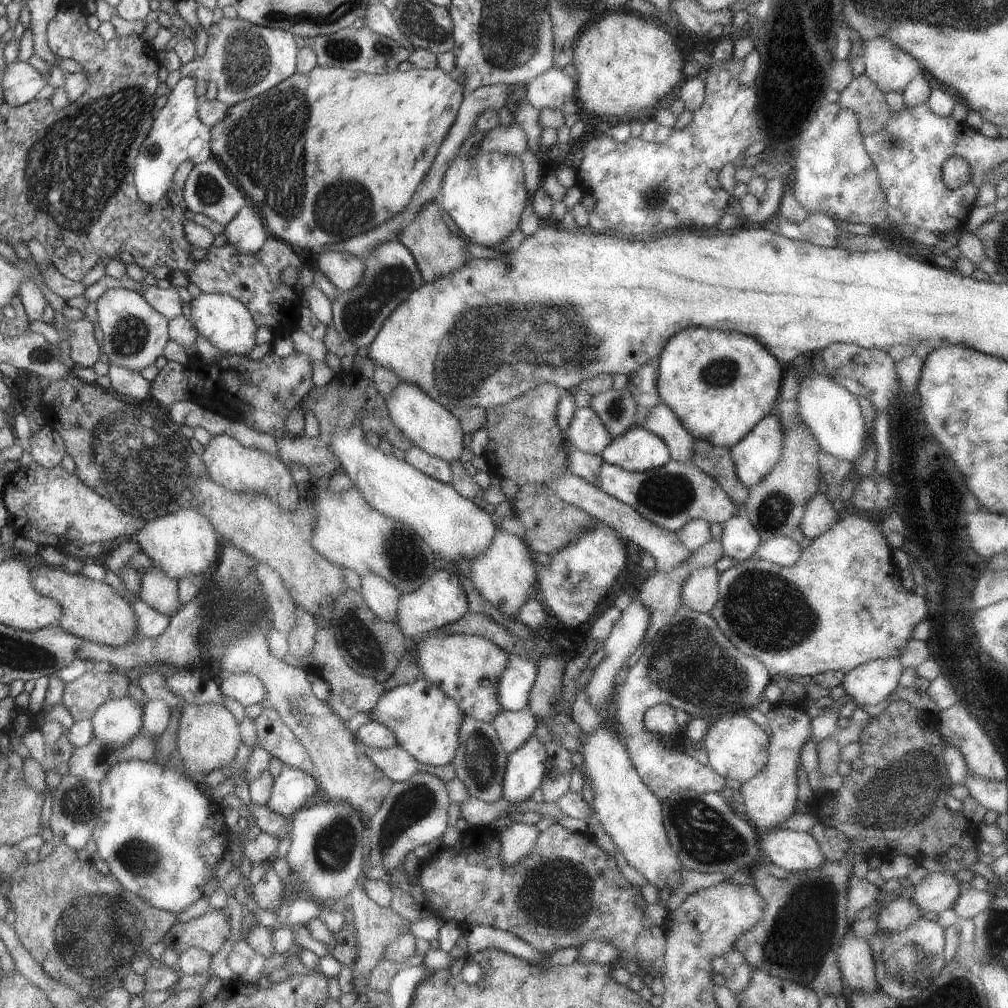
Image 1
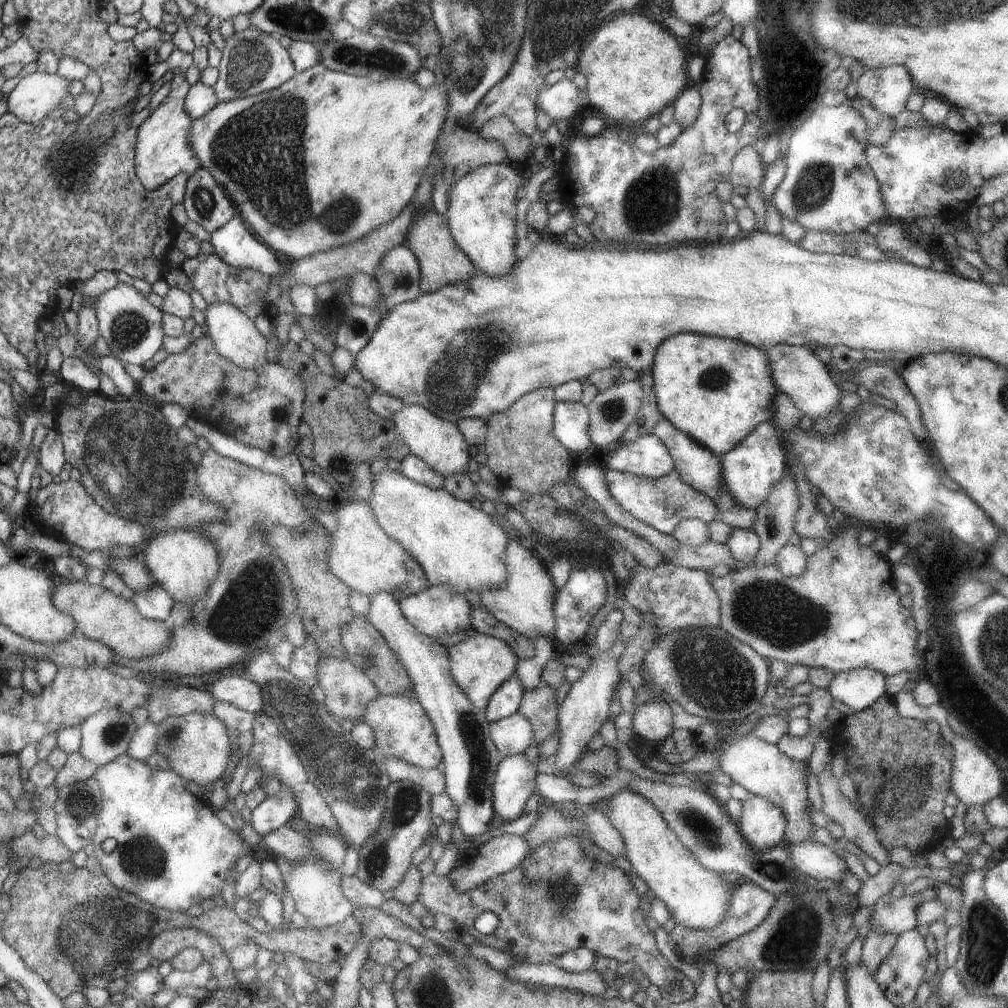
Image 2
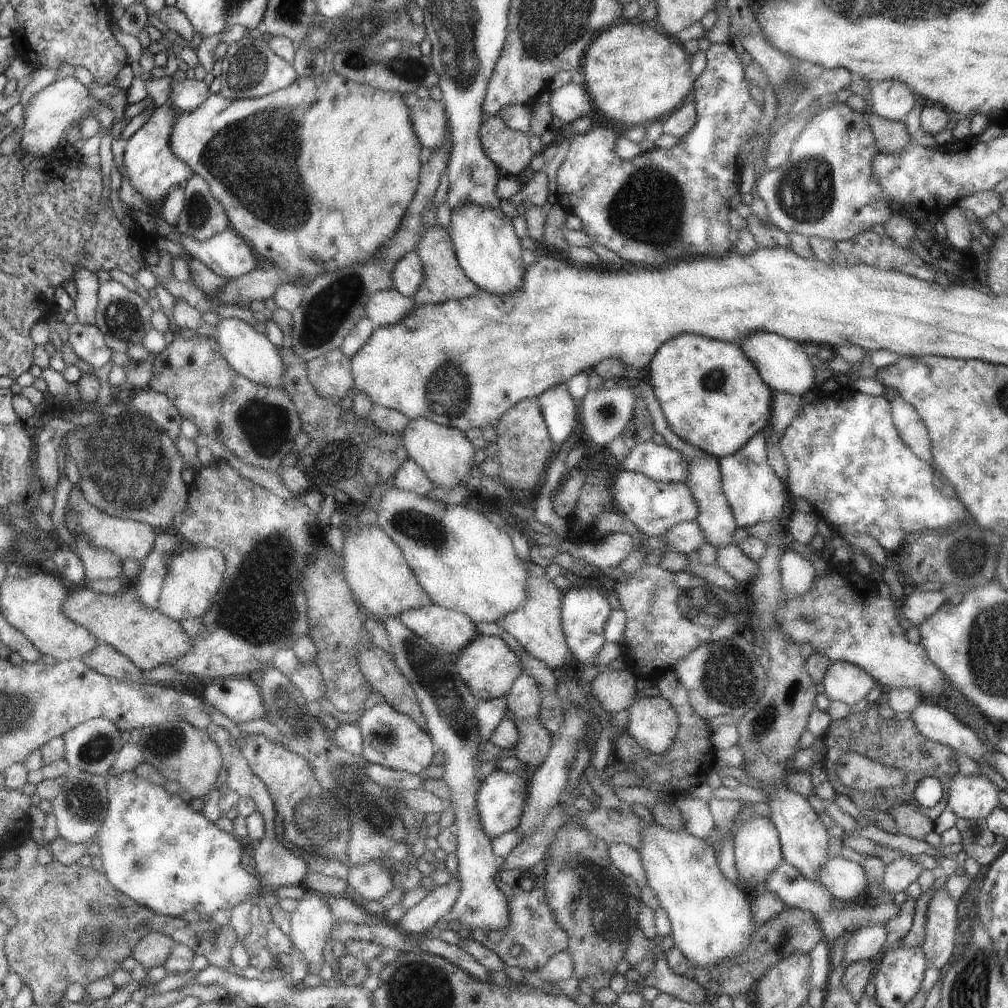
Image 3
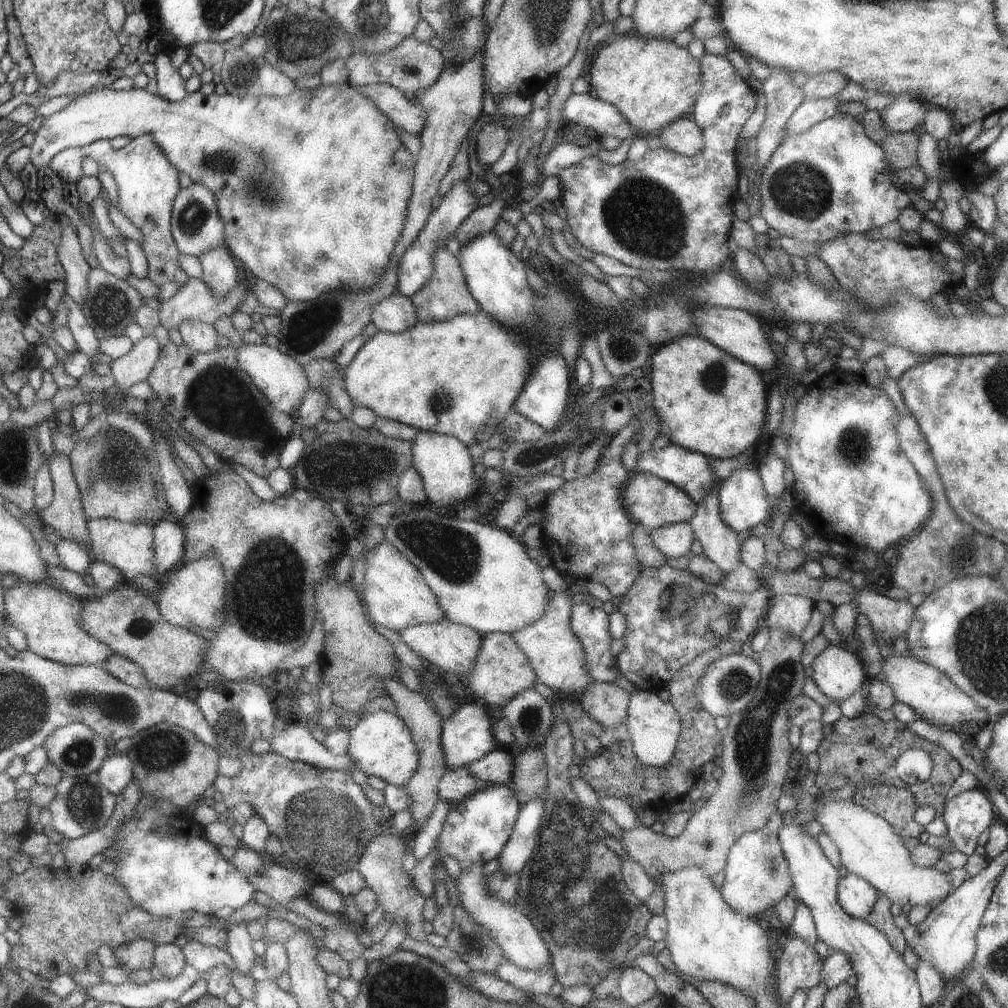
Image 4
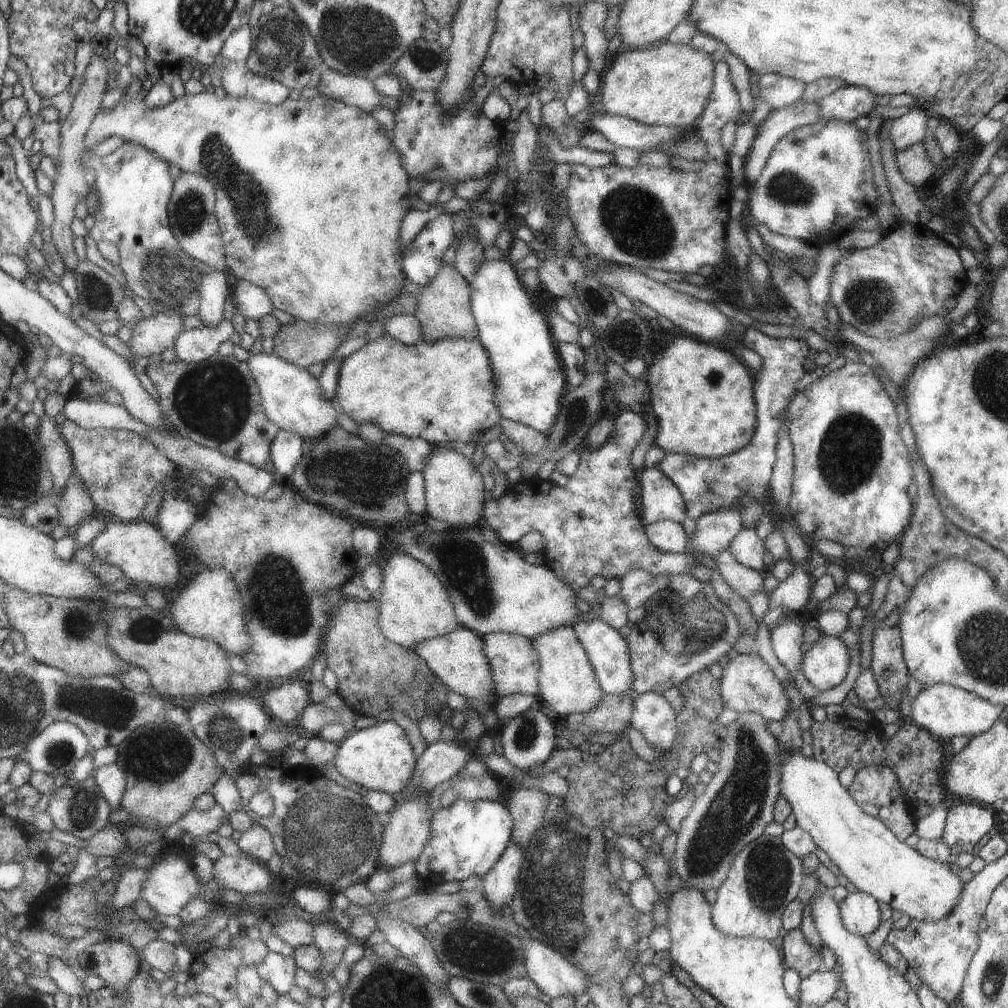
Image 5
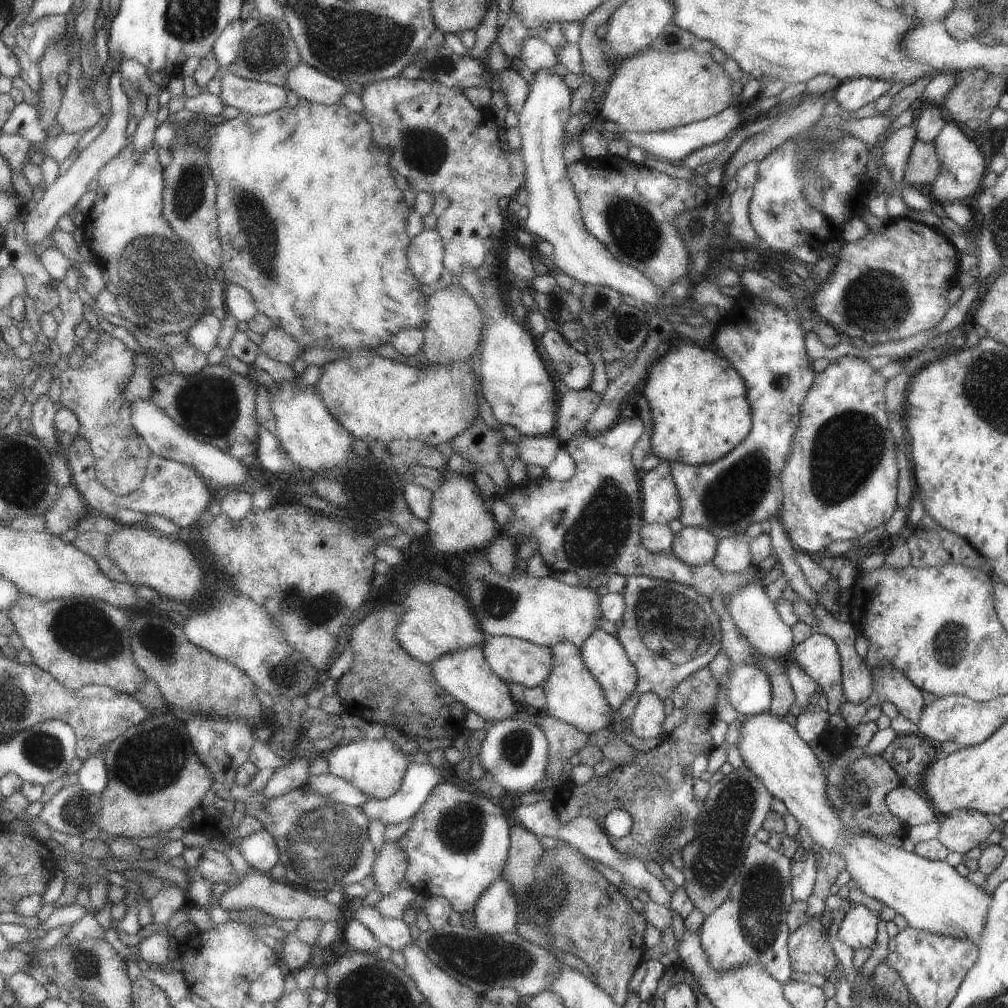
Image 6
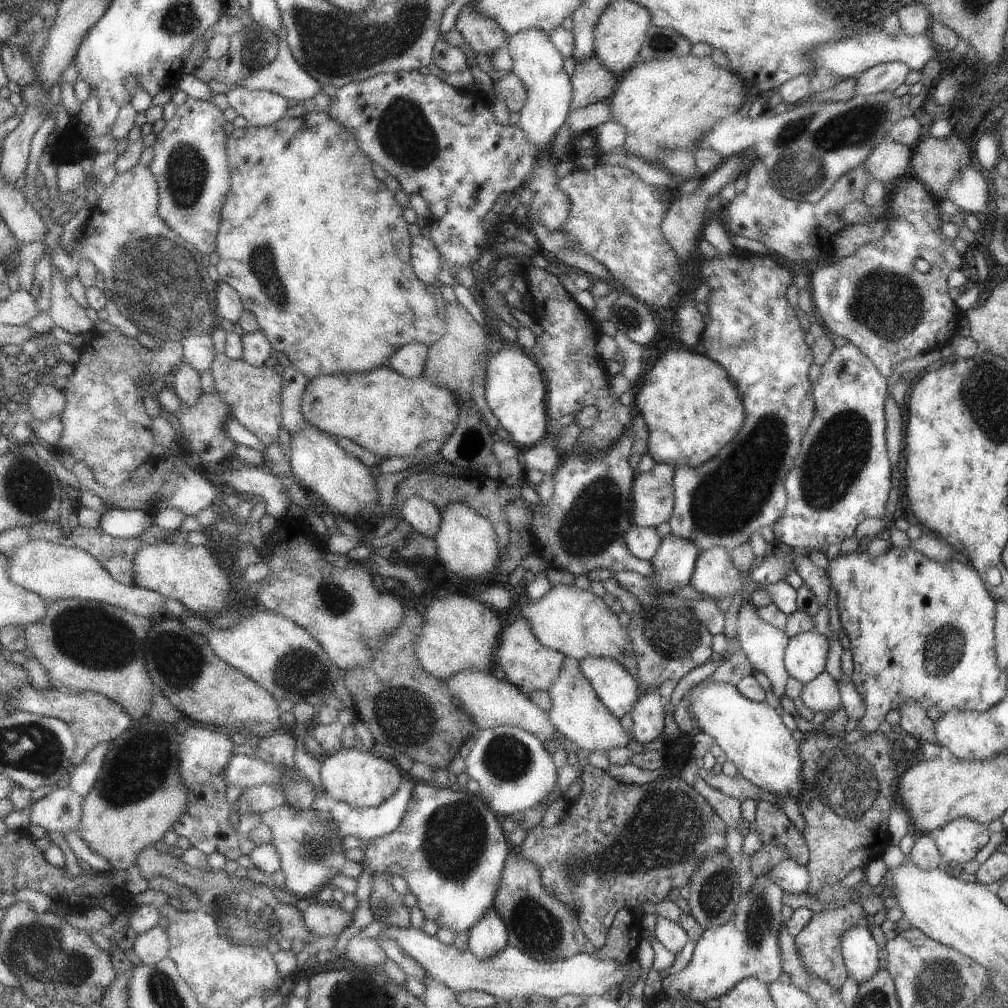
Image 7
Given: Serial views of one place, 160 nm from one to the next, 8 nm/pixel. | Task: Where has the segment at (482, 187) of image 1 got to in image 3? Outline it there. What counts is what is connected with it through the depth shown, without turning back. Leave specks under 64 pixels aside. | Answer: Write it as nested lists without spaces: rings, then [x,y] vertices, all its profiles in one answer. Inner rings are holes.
[[[464,204],[452,211],[450,222],[450,236],[457,250],[457,260],[478,289],[488,290],[490,294],[508,294],[522,287],[525,277],[520,240],[512,228],[512,222],[500,208]]]

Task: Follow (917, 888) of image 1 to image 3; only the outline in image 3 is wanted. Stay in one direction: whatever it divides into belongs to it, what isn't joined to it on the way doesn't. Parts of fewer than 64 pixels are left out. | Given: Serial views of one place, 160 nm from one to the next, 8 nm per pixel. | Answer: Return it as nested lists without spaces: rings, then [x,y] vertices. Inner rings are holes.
[[[870,924],[858,929],[846,938],[844,946],[844,964],[853,964],[860,960],[871,960],[882,951],[888,931],[882,924]]]

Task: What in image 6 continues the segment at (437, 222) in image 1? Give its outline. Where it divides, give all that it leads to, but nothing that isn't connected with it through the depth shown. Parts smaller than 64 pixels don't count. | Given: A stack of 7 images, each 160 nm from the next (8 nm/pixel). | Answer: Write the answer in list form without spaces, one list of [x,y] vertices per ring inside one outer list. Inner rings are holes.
[[[456,281],[446,288],[438,288],[432,296],[427,297],[429,320],[423,333],[425,347],[422,353],[428,360],[468,363],[481,346],[483,335],[482,316],[474,302],[473,296]]]

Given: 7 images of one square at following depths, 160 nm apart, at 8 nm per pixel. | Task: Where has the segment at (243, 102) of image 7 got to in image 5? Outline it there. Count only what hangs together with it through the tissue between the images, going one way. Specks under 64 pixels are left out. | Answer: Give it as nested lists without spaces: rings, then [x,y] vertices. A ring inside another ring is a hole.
[[[231,62],[221,69],[222,88],[231,97],[246,97],[279,105],[288,99],[290,88],[278,81],[254,74],[244,62]]]

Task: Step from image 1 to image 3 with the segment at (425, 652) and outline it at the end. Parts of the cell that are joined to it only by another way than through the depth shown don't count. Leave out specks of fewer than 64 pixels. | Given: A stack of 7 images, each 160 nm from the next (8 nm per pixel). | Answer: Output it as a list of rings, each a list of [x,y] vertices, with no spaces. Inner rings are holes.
[[[480,633],[477,634],[473,643],[462,648],[461,653],[456,657],[456,666],[461,680],[466,682],[473,696],[481,702],[508,695],[524,671],[521,659],[502,638],[483,636]]]

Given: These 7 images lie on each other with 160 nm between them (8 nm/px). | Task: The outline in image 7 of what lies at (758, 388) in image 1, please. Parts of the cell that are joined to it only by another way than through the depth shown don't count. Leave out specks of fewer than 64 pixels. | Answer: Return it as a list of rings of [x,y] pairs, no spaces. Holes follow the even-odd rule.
[[[683,346],[680,350],[670,350],[662,358],[656,358],[635,387],[634,395],[633,404],[640,410],[640,416],[648,429],[647,454],[656,463],[666,463],[674,468],[694,468],[714,458],[738,434],[745,421],[741,396],[726,370],[720,364],[712,362],[708,356],[689,352]]]

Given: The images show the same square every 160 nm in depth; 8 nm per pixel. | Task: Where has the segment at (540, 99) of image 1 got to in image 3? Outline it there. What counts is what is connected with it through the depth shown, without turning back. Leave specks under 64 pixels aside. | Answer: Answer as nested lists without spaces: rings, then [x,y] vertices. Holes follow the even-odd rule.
[[[572,81],[551,92],[547,104],[550,106],[551,114],[563,120],[566,125],[581,117],[590,116],[593,107],[584,86]]]

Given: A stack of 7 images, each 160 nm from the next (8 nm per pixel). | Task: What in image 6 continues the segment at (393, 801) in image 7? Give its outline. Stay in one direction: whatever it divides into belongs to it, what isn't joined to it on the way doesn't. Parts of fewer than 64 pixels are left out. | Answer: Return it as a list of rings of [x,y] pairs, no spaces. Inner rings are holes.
[[[411,763],[396,794],[384,800],[368,799],[358,807],[367,817],[380,820],[385,826],[413,818],[429,799],[433,788],[442,782],[441,770],[431,764]]]

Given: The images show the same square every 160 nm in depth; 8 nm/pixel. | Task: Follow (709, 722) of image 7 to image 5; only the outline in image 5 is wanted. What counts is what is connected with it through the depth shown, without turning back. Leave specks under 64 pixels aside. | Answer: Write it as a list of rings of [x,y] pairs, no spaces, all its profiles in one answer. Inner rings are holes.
[[[782,749],[779,757],[779,774],[781,796],[791,806],[797,826],[811,834],[819,852],[825,852],[833,864],[838,866],[843,881],[849,881],[857,890],[873,896],[878,902],[888,904],[894,910],[900,910],[917,921],[941,921],[946,918],[958,904],[965,883],[952,872],[948,863],[933,861],[922,856],[916,849],[901,841],[881,820],[866,814],[861,806],[838,779],[838,774],[824,761],[807,758],[802,751]]]

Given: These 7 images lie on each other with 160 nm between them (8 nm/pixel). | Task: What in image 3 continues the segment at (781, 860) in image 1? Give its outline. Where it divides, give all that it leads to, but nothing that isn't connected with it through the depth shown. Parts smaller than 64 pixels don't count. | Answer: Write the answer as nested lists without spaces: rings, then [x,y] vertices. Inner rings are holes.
[[[841,857],[826,858],[818,868],[818,883],[830,890],[835,898],[844,904],[864,901],[867,895],[867,878],[864,868],[858,862]]]

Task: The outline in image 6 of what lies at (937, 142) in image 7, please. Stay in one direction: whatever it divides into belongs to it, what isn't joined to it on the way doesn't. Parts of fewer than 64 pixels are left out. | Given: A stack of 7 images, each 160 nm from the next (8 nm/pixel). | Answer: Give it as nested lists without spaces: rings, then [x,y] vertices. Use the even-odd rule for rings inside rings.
[[[916,138],[909,154],[909,163],[903,182],[910,185],[930,185],[940,174],[939,161],[934,143]]]

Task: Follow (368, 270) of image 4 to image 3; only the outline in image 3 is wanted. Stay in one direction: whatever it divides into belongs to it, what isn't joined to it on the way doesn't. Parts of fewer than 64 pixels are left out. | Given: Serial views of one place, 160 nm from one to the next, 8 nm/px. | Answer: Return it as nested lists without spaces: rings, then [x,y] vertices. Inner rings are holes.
[[[325,70],[323,74],[318,74],[317,76],[297,76],[297,81],[290,84],[290,87],[278,90],[270,95],[264,97],[250,98],[250,99],[237,99],[230,100],[228,97],[222,96],[222,94],[212,94],[204,104],[200,104],[196,110],[192,112],[181,112],[178,116],[178,122],[174,124],[173,136],[171,138],[171,145],[173,146],[173,152],[185,161],[186,164],[193,169],[193,174],[198,174],[202,176],[202,180],[206,180],[206,184],[210,186],[210,194],[216,198],[217,202],[220,202],[221,206],[224,206],[224,211],[226,217],[228,218],[229,228],[236,230],[250,244],[254,253],[262,258],[266,258],[267,263],[272,262],[275,266],[278,266],[280,270],[284,270],[292,280],[300,280],[300,282],[306,282],[306,285],[310,285],[310,282],[316,278],[316,276],[322,275],[326,272],[335,272],[338,268],[343,268],[344,266],[352,266],[352,264],[358,264],[358,262],[367,262],[373,259],[377,255],[378,251],[381,251],[382,247],[390,243],[390,240],[394,237],[394,232],[400,227],[400,220],[402,219],[402,214],[406,215],[406,208],[408,204],[412,204],[416,196],[416,186],[418,185],[418,174],[420,174],[420,146],[421,138],[417,136],[417,130],[415,129],[413,120],[413,106],[409,104],[409,101],[400,92],[384,91],[381,89],[372,88],[372,86],[366,84],[359,84],[353,82],[352,80],[346,80],[344,76],[335,73],[333,70]],[[64,76],[53,84],[36,92],[28,100],[26,105],[26,117],[24,117],[24,129],[20,140],[20,147],[24,148],[31,157],[46,158],[62,148],[62,142],[67,137],[68,130],[74,124],[81,124],[88,116],[95,116],[94,104],[98,100],[88,92],[88,88],[81,84],[74,76]]]

